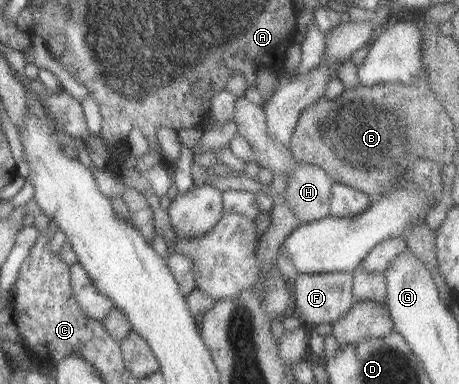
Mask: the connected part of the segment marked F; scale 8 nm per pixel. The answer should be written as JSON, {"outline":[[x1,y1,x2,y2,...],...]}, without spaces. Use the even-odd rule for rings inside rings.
{"outline":[[332,272,322,274,297,274,290,285,290,293,294,298,294,313,298,319,308,326,332,324,336,318,353,304,351,297,352,272]]}

